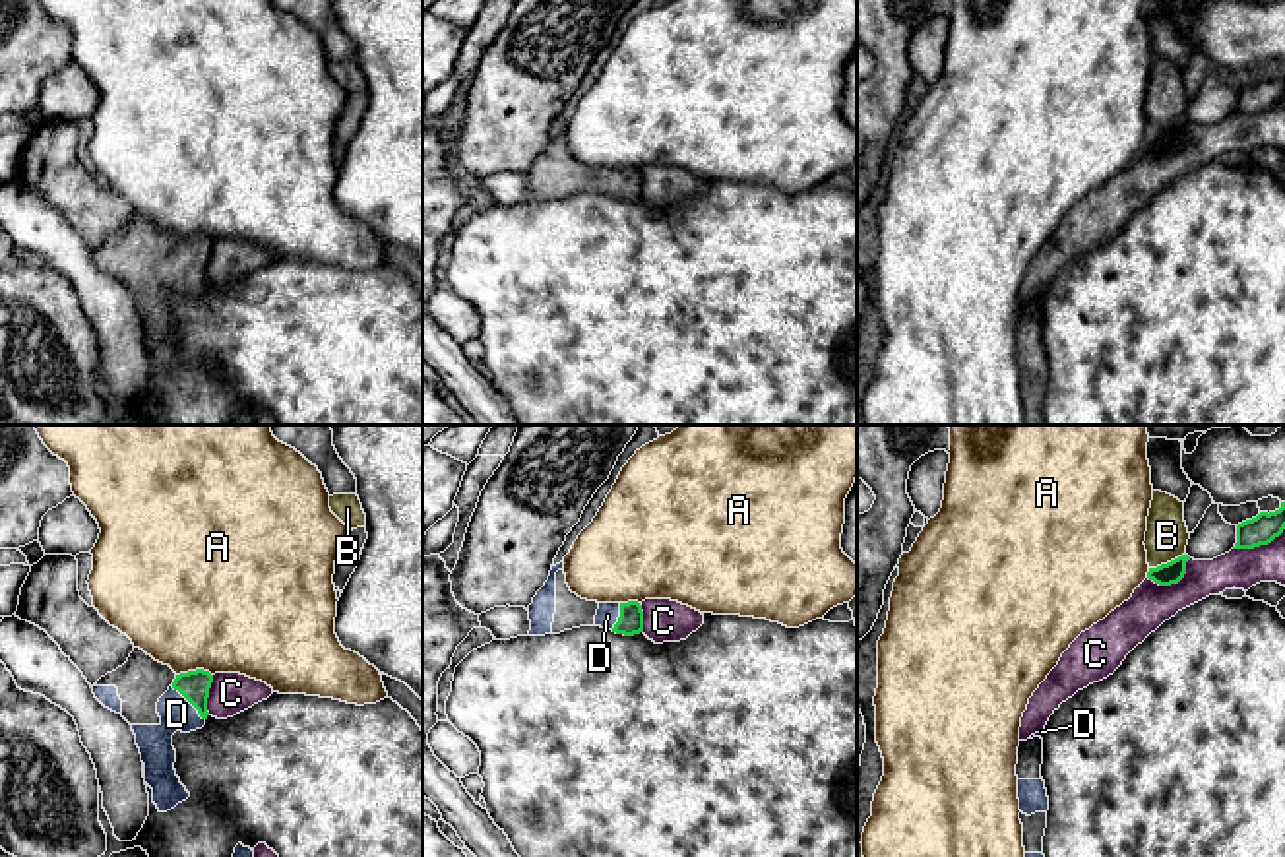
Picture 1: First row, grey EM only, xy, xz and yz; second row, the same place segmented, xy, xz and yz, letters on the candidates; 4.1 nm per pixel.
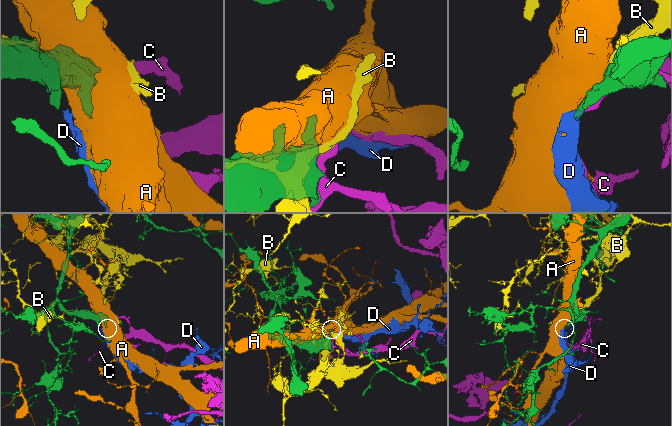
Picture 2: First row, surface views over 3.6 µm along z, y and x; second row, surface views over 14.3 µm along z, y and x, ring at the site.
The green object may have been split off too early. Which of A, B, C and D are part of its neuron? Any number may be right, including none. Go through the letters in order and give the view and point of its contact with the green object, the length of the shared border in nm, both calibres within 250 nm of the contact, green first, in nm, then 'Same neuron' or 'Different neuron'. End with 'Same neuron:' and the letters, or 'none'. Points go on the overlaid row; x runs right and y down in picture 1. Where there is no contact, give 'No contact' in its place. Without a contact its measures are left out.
A: Touches green at xy (196, 669). Shared border 150 nm. Thickness 130 nm (green) against 500 nm. Different neuron
B: Touches green at yz (1167, 563). Shared border 160 nm. Thickness 90 nm (green) against 180 nm. Different neuron
C: Touches green at yz (1173, 582). Shared border 200 nm. Thickness 90 nm (green) against 180 nm. Different neuron
D: Touches green at xy (188, 700). Shared border 200 nm. Thickness 130 nm (green) against 140 nm. Same neuron
Same neuron: D

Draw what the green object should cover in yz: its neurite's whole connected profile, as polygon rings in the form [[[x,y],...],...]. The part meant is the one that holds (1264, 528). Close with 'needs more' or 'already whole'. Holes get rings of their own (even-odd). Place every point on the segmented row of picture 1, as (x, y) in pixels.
[[[1285,502],[1275,512],[1260,512],[1256,518],[1237,525],[1237,543],[1233,549],[1254,549],[1271,543],[1285,529]]]; already whole

